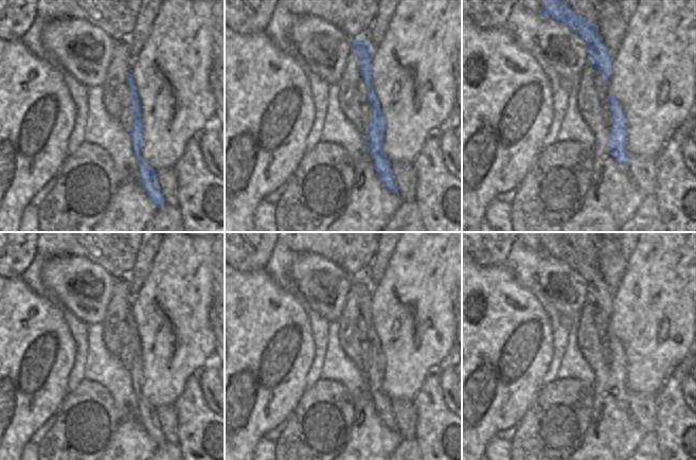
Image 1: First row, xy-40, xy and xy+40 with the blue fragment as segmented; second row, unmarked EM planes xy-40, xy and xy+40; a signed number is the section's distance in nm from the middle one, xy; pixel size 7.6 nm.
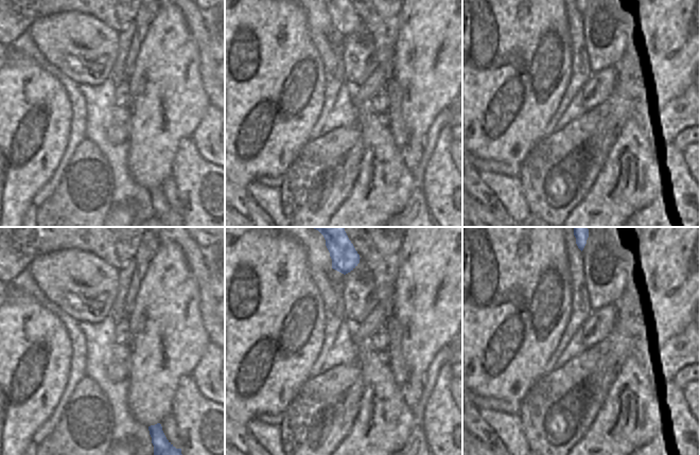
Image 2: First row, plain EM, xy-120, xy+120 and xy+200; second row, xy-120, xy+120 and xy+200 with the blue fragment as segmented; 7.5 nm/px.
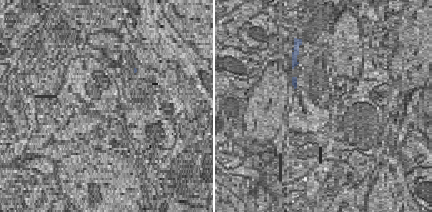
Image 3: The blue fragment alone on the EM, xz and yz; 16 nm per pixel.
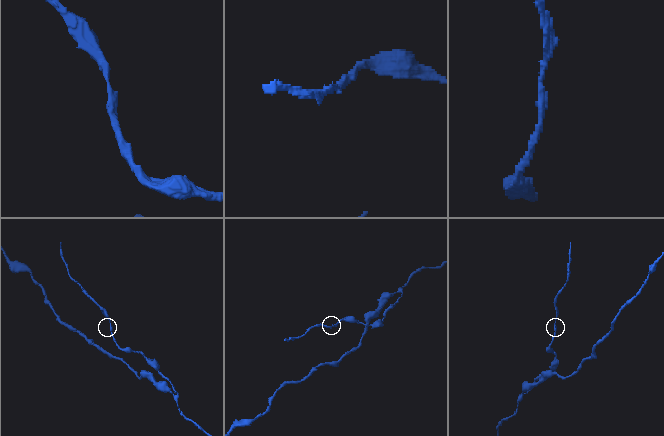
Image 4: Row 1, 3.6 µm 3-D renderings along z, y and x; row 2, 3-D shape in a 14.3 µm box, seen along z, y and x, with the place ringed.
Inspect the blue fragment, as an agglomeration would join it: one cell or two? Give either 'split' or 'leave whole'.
leave whole

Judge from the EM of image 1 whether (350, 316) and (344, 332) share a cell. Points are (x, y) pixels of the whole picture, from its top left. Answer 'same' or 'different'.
same

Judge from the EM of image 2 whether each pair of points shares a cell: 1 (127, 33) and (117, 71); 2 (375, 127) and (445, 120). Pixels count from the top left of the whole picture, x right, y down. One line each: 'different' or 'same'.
1: same
2: different

